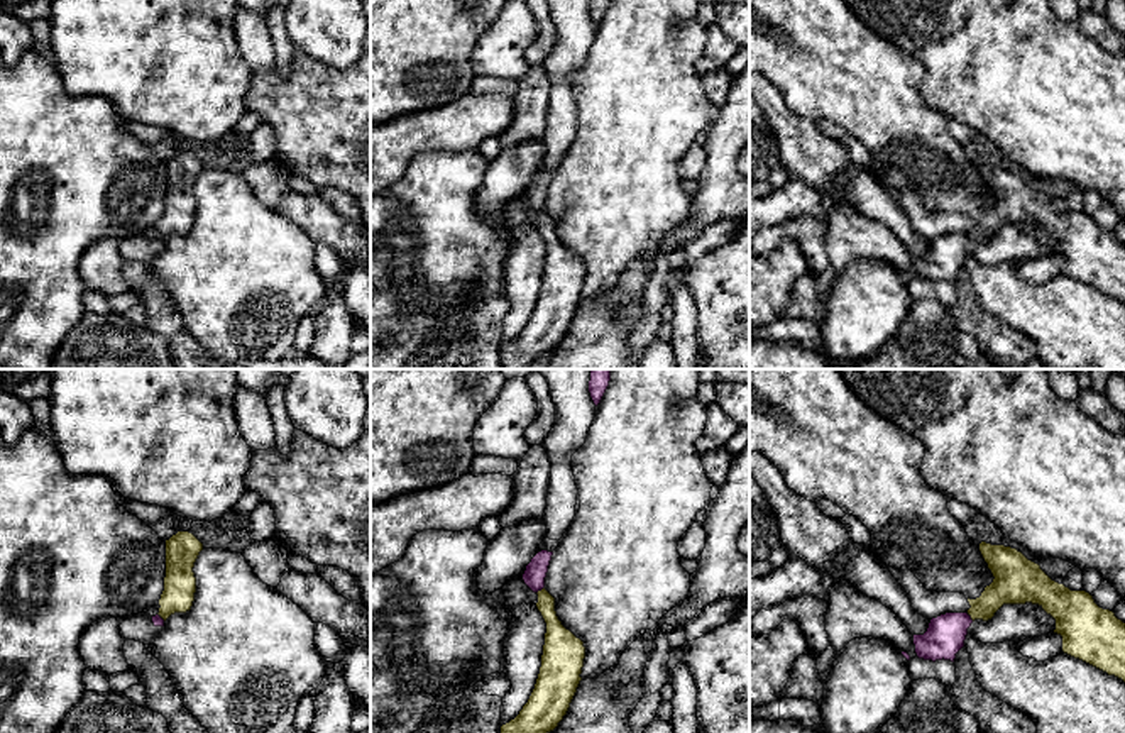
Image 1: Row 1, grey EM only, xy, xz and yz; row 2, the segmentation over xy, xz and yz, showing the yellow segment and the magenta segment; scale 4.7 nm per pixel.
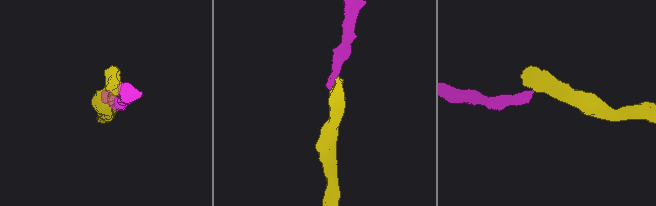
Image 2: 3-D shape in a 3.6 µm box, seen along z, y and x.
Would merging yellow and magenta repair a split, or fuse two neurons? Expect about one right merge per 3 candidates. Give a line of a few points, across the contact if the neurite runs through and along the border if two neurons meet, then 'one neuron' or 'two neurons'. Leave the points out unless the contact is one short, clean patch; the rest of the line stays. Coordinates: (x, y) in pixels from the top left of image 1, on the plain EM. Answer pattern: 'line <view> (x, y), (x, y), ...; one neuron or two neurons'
line xz (543, 207), (537, 214); two neurons

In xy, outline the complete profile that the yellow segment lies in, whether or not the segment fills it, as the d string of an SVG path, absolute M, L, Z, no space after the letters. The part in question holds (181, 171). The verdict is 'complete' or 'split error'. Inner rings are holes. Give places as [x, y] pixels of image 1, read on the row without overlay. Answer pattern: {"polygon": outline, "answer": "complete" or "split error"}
{"polygon": "M178 152L166 161L166 198L157 234L164 242L191 230L196 213L193 188L201 171L203 164L189 152Z", "answer": "complete"}

